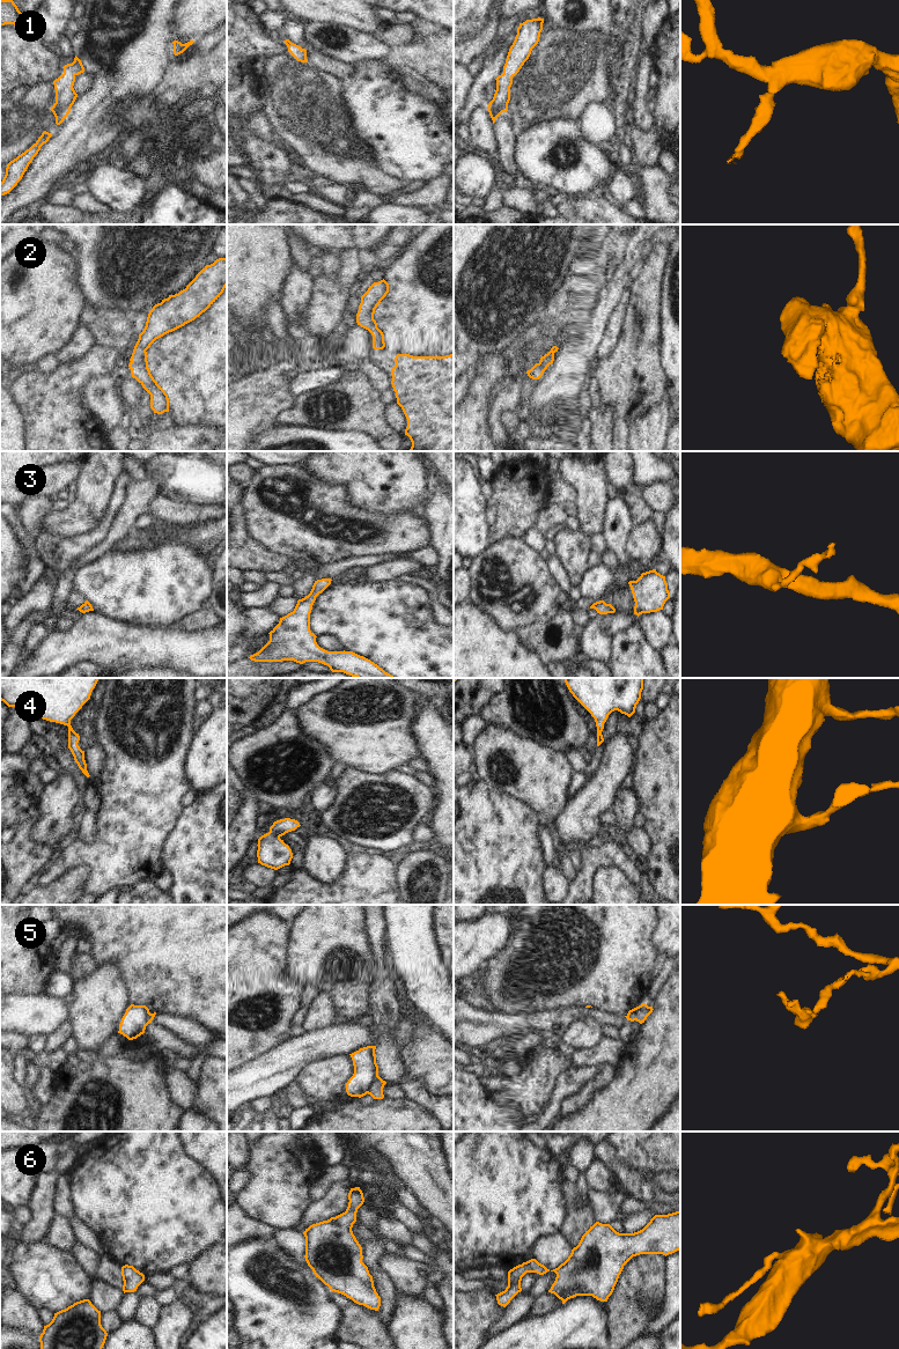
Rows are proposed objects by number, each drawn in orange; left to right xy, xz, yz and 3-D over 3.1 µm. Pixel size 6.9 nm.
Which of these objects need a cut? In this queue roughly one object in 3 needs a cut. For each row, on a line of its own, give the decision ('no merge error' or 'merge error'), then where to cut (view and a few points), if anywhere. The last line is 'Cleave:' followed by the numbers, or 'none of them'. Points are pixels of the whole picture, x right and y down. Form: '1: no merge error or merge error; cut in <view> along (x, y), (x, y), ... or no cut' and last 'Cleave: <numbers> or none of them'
1: no merge error; no cut
2: no merge error; no cut
3: no merge error; no cut
4: no merge error; no cut
5: merge error; cut in xz along (378, 1076), (367, 1092)
6: no merge error; no cut
Cleave: 5

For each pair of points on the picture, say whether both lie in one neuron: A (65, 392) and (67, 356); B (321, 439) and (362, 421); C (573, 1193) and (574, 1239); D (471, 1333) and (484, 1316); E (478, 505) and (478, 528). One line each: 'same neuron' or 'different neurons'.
A: different neurons
B: different neurons
C: same neuron
D: same neuron
E: same neuron

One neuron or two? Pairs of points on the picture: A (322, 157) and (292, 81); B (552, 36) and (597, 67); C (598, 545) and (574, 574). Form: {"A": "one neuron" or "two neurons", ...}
{"A": "one neuron", "B": "one neuron", "C": "two neurons"}

